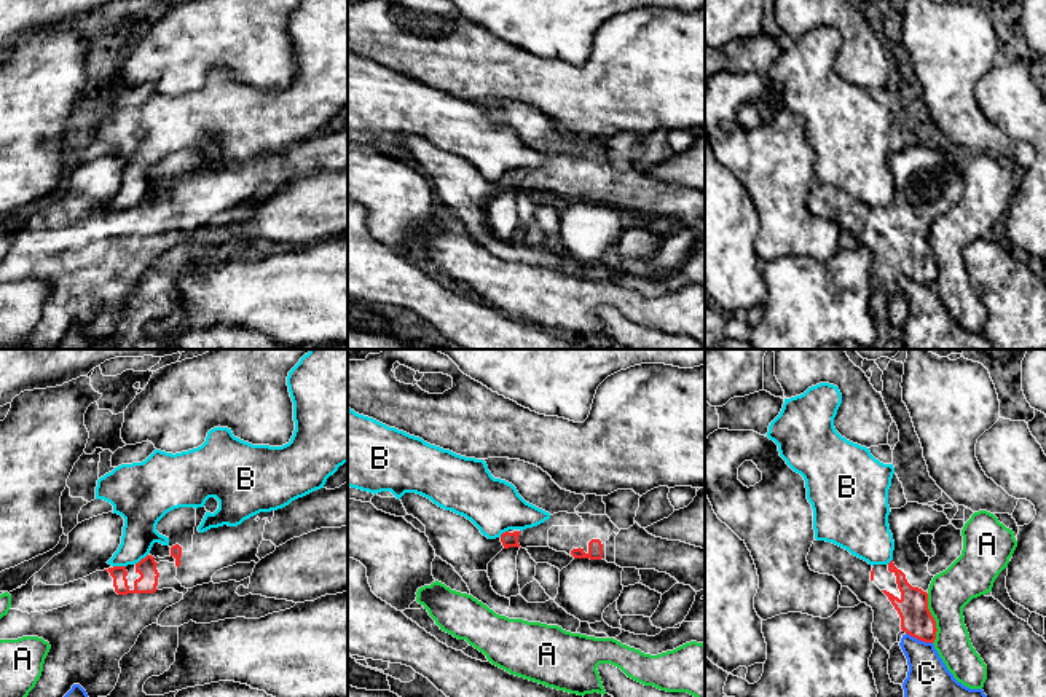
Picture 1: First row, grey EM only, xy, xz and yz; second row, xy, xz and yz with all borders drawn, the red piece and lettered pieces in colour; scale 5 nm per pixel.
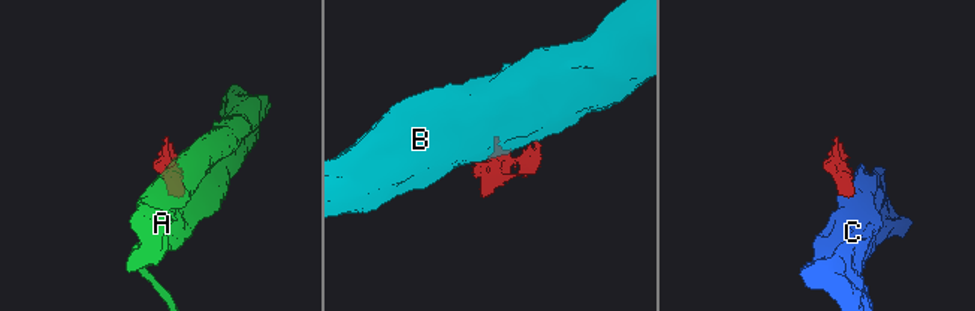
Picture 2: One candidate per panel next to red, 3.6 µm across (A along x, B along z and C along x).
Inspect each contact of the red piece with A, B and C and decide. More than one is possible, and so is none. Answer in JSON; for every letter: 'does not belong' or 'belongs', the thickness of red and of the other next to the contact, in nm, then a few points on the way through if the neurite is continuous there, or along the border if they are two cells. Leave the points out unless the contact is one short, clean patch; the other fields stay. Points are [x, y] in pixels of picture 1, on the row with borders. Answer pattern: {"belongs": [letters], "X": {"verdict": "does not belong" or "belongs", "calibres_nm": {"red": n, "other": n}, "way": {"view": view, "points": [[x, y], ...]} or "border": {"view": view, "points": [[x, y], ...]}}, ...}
{"belongs": [], "A": {"verdict": "does not belong", "calibres_nm": {"red": 160, "other": 220}, "border": {"view": "yz", "points": [[927, 594], [927, 608], [936, 629], [933, 643]]}}, "B": {"verdict": "does not belong", "calibres_nm": {"red": 100, "other": 200}, "border": {"view": "xy", "points": [[147, 554], [134, 563]]}}, "C": {"verdict": "does not belong", "calibres_nm": {"red": 160, "other": 200}, "border": {"view": "yz", "points": [[906, 632], [931, 643]]}}}

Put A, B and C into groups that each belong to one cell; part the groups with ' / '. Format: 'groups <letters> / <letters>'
groups A / B / C

